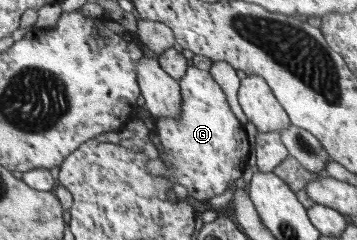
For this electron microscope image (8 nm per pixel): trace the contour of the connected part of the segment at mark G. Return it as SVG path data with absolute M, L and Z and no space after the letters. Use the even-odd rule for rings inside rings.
M190 64L180 84L183 103L181 116L156 117L152 138L160 160L173 174L167 179L184 186L190 197L208 201L212 196L224 194L234 180L245 178L252 146L242 121L234 116L226 94L208 70L200 70Z

